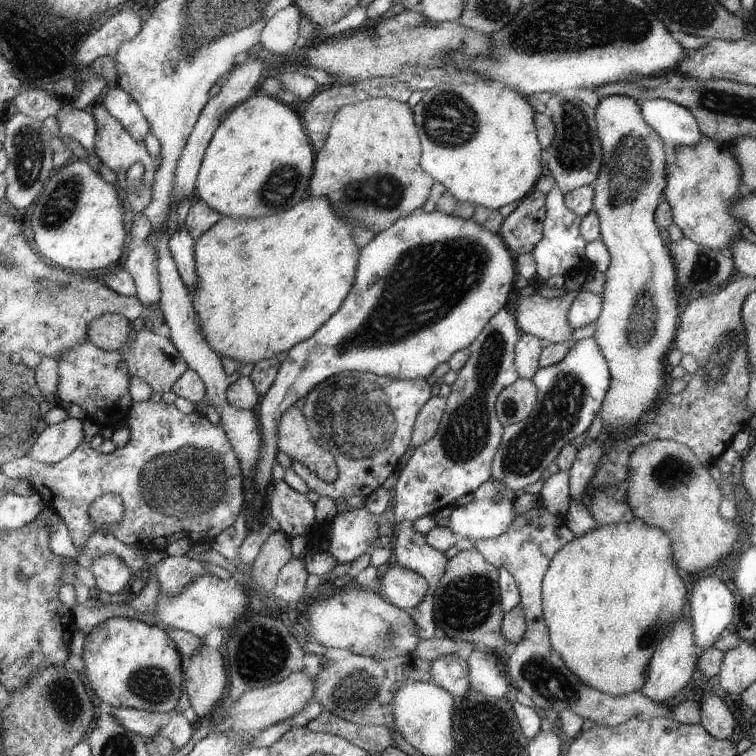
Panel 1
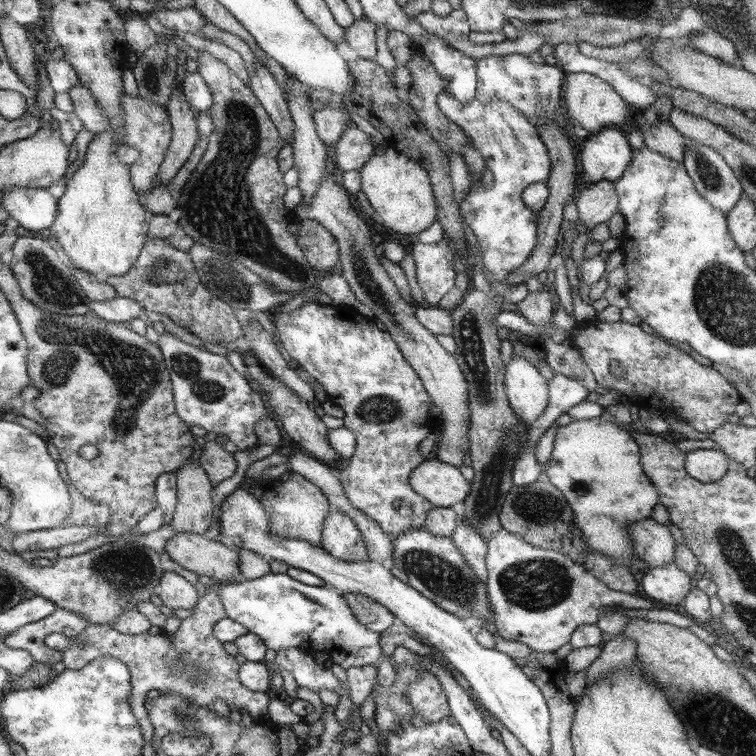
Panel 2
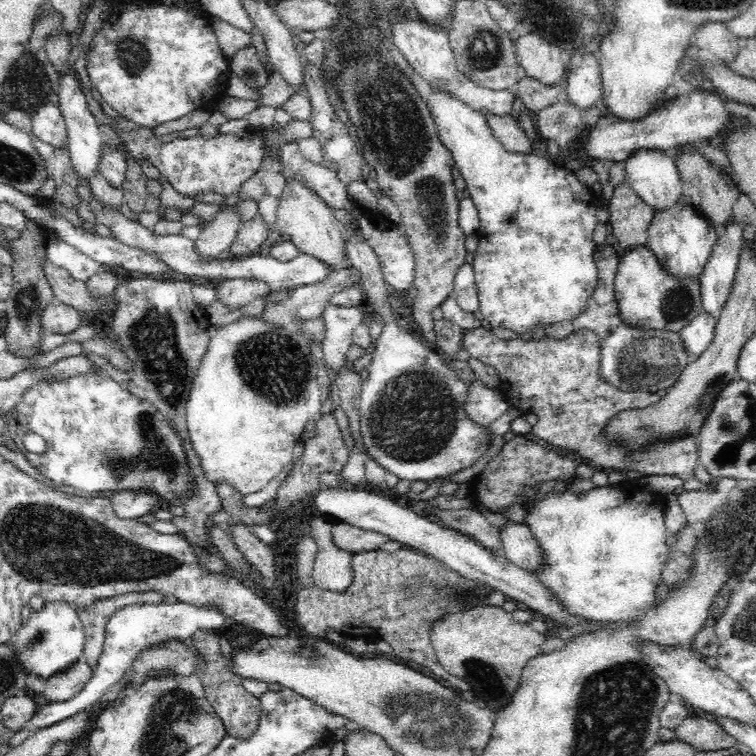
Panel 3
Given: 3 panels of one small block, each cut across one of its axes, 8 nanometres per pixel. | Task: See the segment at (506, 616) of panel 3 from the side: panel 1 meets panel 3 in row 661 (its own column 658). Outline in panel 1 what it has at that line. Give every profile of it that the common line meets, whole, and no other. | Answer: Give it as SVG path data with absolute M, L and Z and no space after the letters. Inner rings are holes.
M669 440L645 442L633 448L627 458L627 504L645 526L665 534L679 572L697 572L717 564L721 568L731 546L743 534L739 530L739 520L729 522L719 516L717 506L723 494L717 490L717 482L707 474L709 468L703 466L685 444Z

